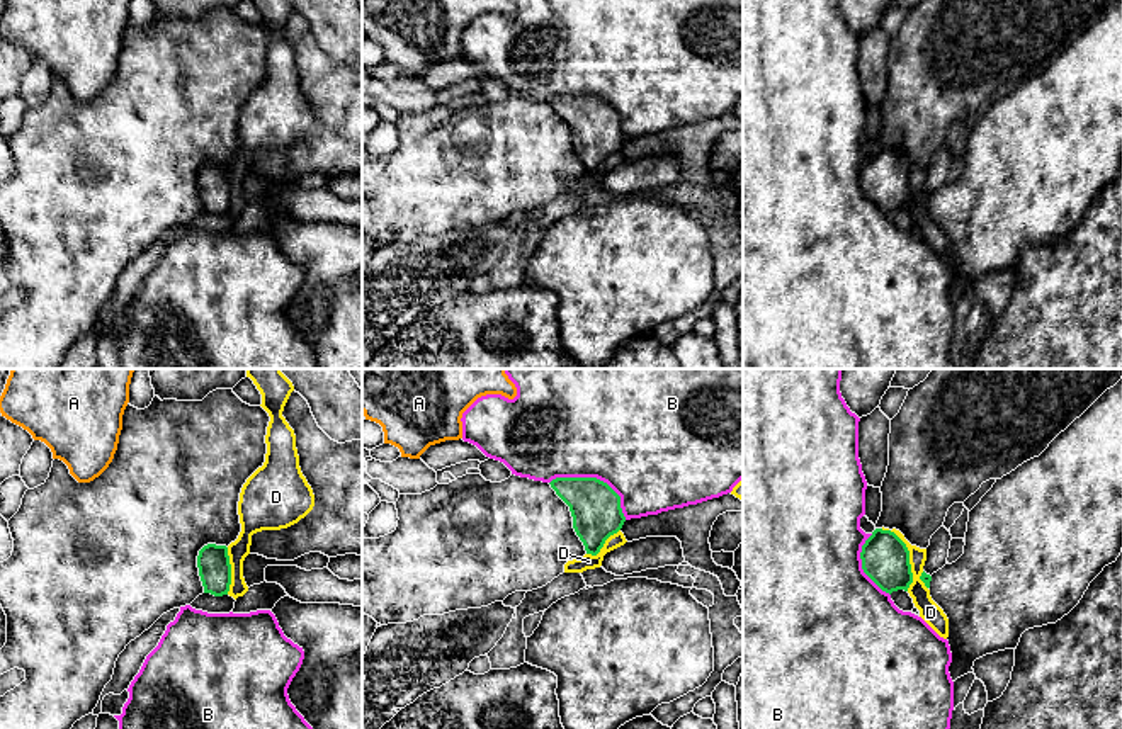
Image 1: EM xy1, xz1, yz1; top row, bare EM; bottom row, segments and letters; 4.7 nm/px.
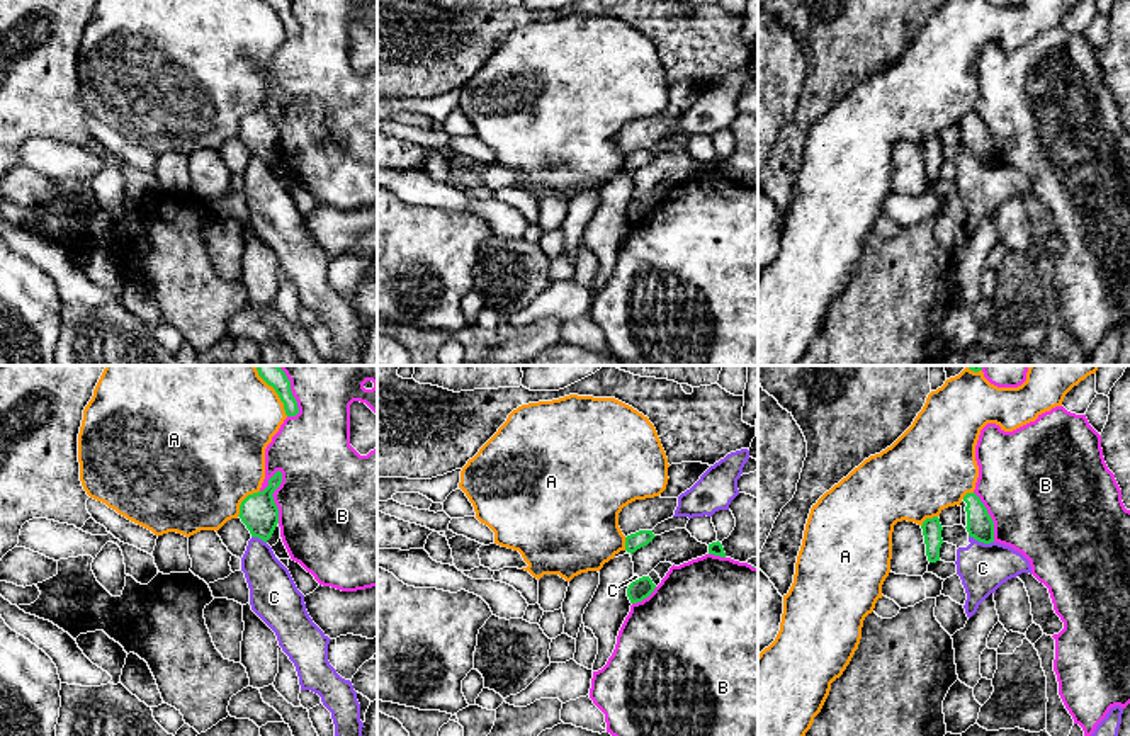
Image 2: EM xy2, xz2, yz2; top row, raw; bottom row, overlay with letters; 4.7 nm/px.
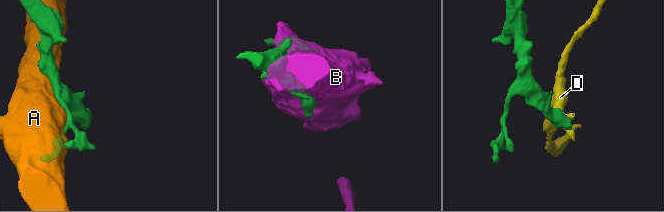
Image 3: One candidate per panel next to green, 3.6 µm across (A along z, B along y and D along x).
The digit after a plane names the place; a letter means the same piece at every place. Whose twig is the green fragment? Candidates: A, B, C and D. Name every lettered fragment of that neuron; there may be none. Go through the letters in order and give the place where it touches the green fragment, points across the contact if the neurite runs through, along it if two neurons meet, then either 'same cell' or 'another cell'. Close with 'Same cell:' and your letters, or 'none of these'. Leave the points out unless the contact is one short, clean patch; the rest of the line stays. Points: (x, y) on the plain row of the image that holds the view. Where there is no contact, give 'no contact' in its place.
A: xy2 (279, 16) | another cell
B: xz1 (595, 97) | another cell
C: yz2 (981, 160) | along yz2 (969, 153), (979, 160), (993, 162) | another cell
D: yz1 (908, 175) | along yz1 (881, 148), (891, 150), (908, 170), (912, 192), (908, 209) | another cell
Same cell: none of these

